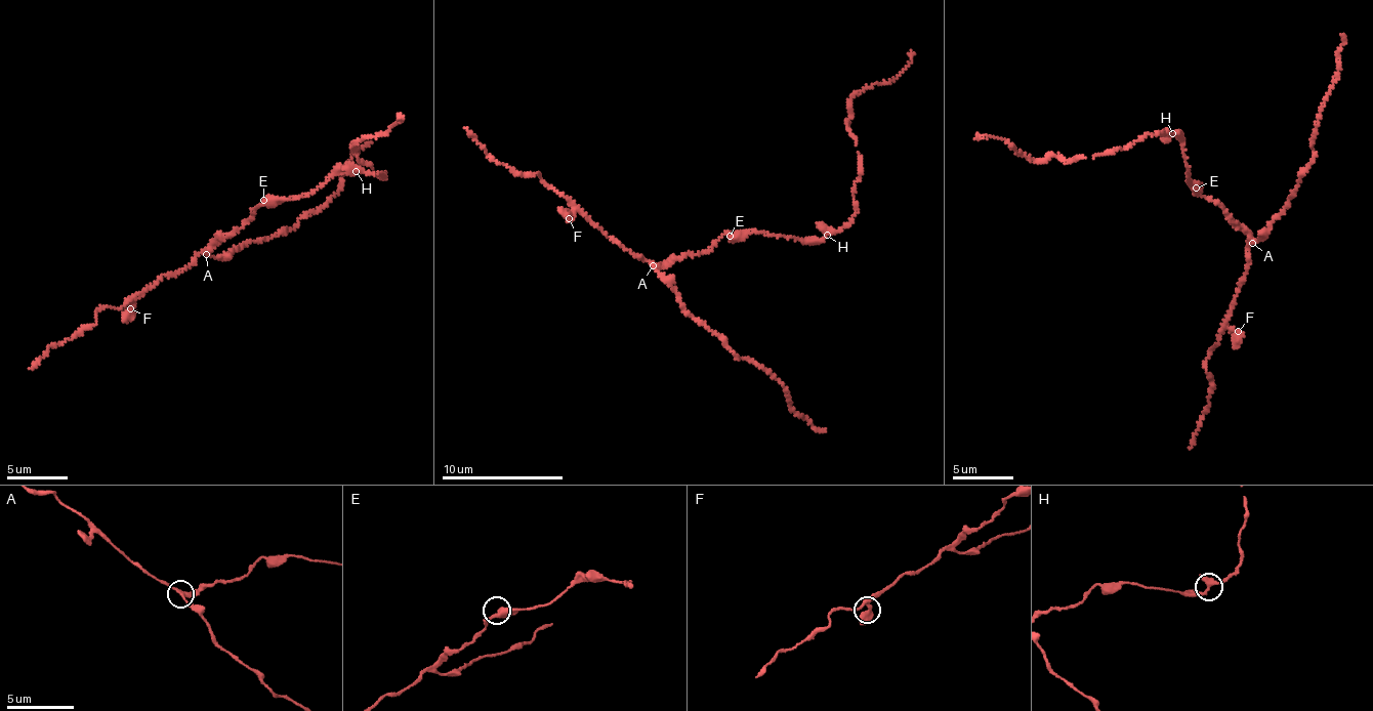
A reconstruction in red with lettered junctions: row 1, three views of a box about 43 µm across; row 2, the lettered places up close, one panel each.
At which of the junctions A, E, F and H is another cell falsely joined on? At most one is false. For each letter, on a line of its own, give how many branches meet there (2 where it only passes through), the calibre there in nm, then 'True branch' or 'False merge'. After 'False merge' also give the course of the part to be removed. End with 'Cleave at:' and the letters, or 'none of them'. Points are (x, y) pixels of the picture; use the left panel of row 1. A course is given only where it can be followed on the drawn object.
A: Branches: 3. Thickness 240 nm. True branch
E: Branches: 2. Thickness 440 nm. True branch
F: Branches: 2. Thickness 400 nm. True branch
H: Branches: 2. Thickness 440 nm. True branch
Cleave at: none of them

